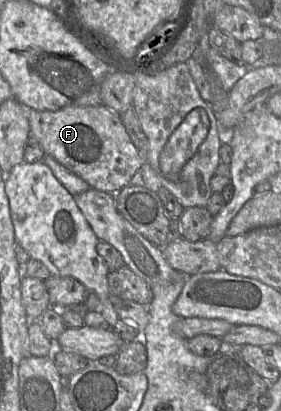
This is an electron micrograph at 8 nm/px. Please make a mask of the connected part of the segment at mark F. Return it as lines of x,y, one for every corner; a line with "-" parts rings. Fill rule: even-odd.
69,105
58,111
29,110
29,124
31,135
38,141
44,153
78,175
90,188
116,194
130,184
132,176
146,162
140,157
136,146
128,135
120,119
120,114
104,105

